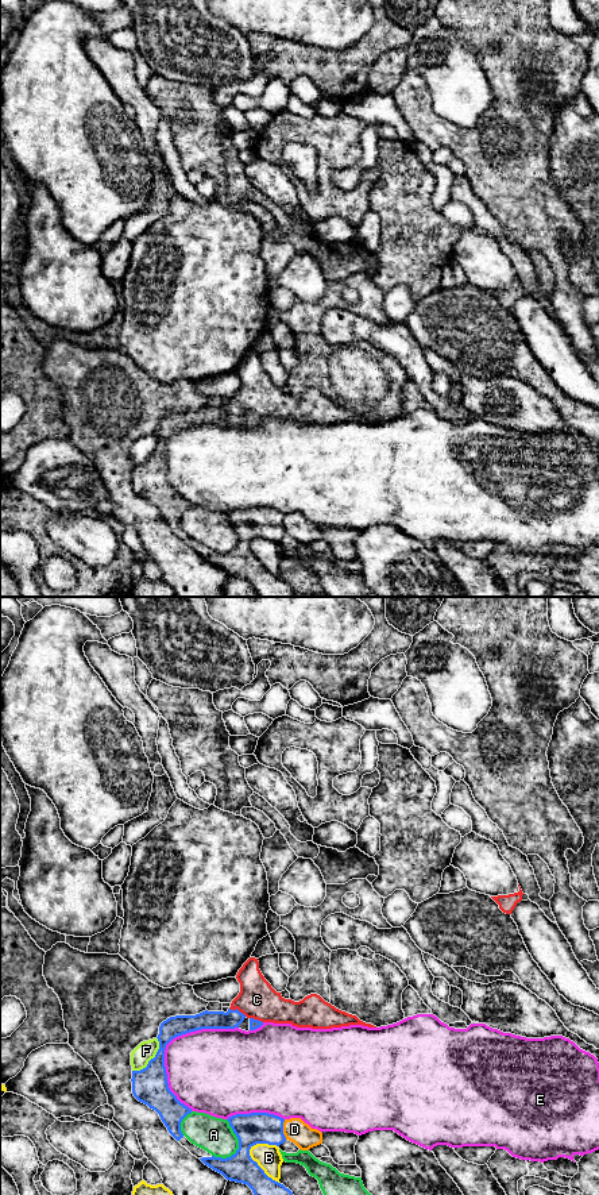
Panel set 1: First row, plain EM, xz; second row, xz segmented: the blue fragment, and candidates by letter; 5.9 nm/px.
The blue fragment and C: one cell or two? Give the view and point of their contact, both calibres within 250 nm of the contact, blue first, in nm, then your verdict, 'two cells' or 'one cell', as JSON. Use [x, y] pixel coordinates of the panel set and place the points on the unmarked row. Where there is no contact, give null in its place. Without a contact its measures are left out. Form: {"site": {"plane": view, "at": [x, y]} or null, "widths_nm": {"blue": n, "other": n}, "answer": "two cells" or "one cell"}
{"site": {"plane": "xz", "at": [236, 404]}, "widths_nm": {"blue": 110, "other": 220}, "answer": "one cell"}

